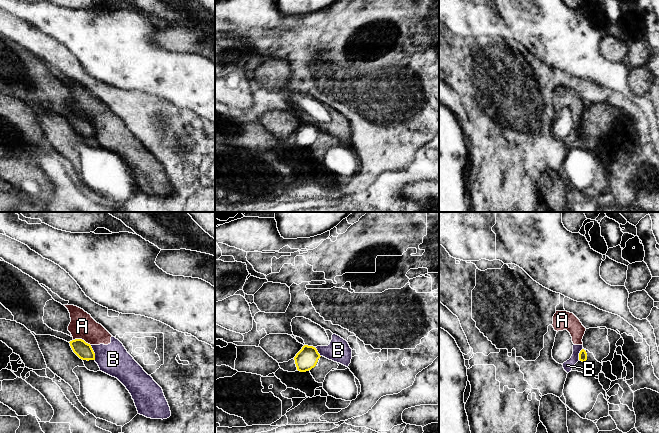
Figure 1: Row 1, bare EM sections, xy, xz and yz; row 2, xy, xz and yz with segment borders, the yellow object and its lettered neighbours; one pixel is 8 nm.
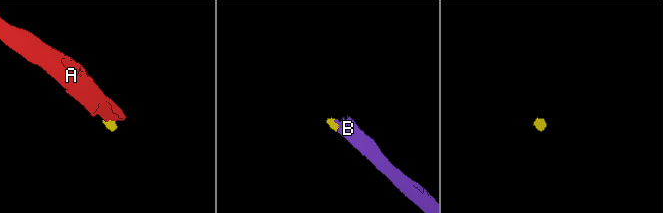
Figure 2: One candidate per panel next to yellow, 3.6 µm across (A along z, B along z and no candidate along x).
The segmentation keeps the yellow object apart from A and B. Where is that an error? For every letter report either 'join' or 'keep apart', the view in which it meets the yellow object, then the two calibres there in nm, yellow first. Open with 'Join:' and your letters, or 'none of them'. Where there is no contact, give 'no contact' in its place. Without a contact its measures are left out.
Join: none of them
A: keep apart | xy | 140/200 nm
B: keep apart | xy | 140/260 nm

